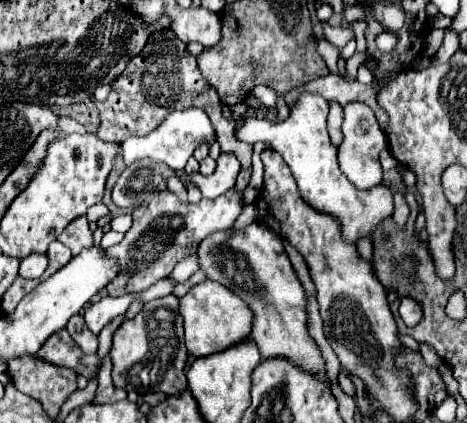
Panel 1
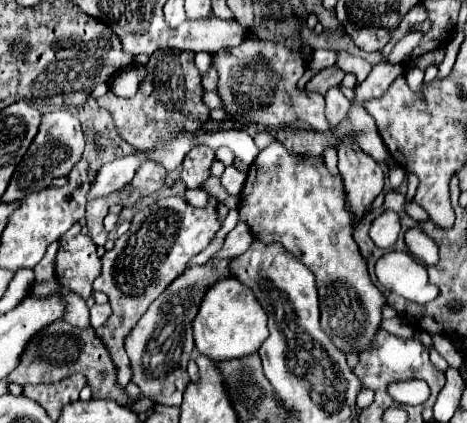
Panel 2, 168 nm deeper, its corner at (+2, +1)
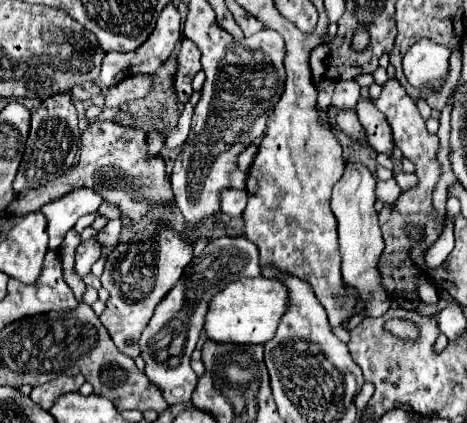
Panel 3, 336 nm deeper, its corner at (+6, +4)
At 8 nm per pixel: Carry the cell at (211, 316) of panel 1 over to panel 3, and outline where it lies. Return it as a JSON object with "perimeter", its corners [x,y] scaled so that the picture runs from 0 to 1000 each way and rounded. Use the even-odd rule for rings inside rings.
{"perimeter":[[[555,652],[499,667],[478,690],[469,690],[448,719],[439,757],[443,794],[460,809],[567,813],[589,794],[593,766],[602,761],[606,738],[615,738],[615,719],[619,719],[619,695],[610,671],[597,671],[597,662]]]}

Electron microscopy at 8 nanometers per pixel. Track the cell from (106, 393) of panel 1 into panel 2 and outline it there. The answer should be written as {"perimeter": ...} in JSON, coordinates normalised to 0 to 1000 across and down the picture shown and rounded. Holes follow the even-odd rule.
{"perimeter":[[[456,461],[448,466],[443,489],[409,489],[396,485],[388,466],[358,466],[289,504],[276,546],[251,560],[242,589],[221,603],[221,636],[216,650],[199,664],[199,683],[229,693],[242,745],[221,773],[203,783],[208,797],[225,811],[251,868],[255,915],[272,915],[281,896],[276,844],[263,825],[268,792],[302,754],[315,726],[340,702],[340,693],[392,645],[396,622],[456,570],[469,541],[473,522],[465,504],[465,470]]]}

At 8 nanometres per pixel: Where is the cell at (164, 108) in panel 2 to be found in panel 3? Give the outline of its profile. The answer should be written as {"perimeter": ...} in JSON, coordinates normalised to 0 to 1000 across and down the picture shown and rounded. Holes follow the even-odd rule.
{"perimeter":[[[392,95],[388,104],[388,123],[383,123],[383,165],[379,165],[379,184],[375,184],[375,208],[383,222],[388,241],[405,241],[413,213],[409,213],[409,189],[413,180],[430,165],[430,123],[426,113],[409,99],[409,95]]]}

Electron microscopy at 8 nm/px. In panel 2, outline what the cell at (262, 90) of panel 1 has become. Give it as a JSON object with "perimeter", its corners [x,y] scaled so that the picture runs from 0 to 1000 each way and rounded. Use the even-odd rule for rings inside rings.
{"perimeter":[[[679,116],[675,130],[670,130],[670,139],[666,139],[666,149],[657,154],[649,182],[636,191],[636,210],[649,215],[653,196],[657,196],[670,177],[679,177],[687,163],[700,163],[700,158],[709,158],[709,154],[717,154],[717,149],[722,149],[722,121],[713,121],[713,116]]]}

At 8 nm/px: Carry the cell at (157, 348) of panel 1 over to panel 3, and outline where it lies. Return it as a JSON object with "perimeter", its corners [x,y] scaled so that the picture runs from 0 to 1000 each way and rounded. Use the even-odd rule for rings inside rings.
{"perimeter":[[[478,558],[443,577],[422,610],[396,634],[379,676],[353,700],[353,709],[332,728],[332,742],[298,799],[302,842],[310,851],[310,884],[328,908],[349,922],[362,955],[409,946],[413,917],[422,913],[422,884],[409,870],[409,837],[426,804],[439,766],[439,738],[448,733],[448,709],[473,690],[490,667],[507,667],[516,652],[546,657],[559,648],[550,615],[550,582],[529,563]]]}

